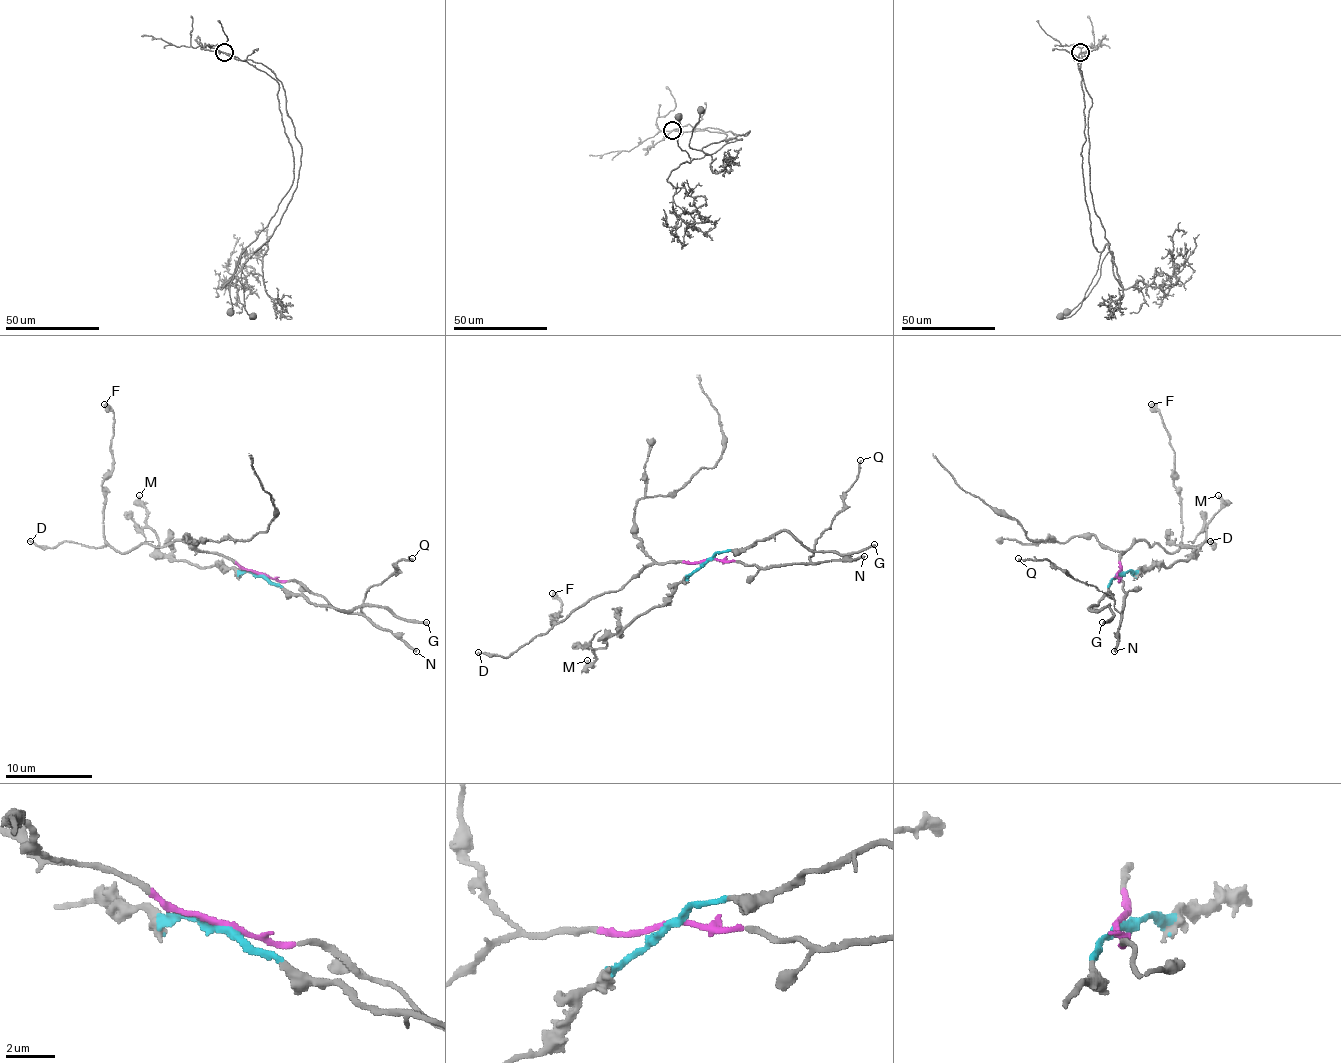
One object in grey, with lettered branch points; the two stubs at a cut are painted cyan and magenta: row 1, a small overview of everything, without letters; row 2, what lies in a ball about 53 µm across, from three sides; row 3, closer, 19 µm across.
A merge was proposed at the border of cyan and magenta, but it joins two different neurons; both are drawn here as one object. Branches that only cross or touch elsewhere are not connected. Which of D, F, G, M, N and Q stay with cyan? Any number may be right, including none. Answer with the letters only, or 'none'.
G, M

